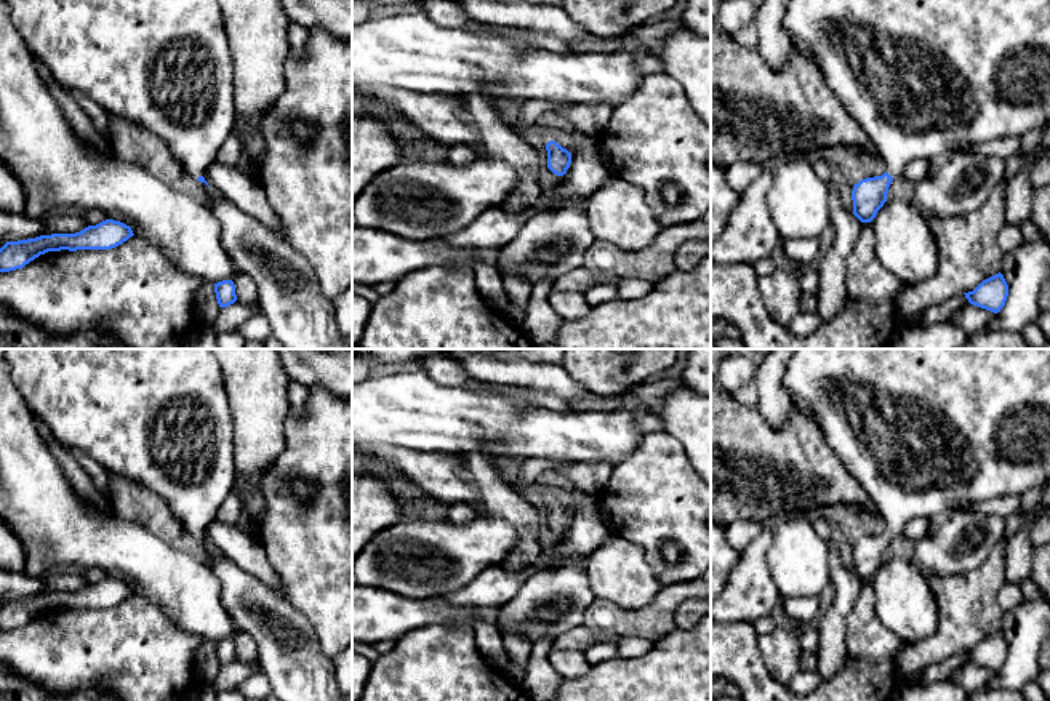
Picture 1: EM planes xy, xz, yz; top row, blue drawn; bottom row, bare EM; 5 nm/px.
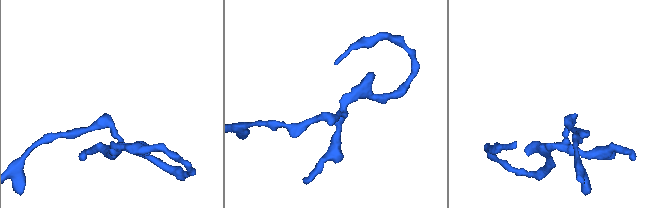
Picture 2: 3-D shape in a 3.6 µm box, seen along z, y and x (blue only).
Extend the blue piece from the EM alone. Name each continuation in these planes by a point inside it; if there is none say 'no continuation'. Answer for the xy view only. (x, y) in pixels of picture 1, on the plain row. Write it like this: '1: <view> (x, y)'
1: xy (157, 416)

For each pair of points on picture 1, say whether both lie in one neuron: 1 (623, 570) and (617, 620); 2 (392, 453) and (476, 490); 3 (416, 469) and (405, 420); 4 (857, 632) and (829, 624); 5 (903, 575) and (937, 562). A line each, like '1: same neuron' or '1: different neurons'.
1: different neurons
2: same neuron
3: different neurons
4: different neurons
5: different neurons

